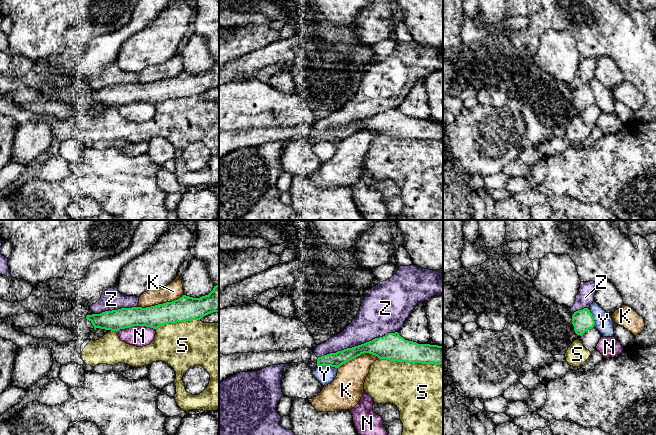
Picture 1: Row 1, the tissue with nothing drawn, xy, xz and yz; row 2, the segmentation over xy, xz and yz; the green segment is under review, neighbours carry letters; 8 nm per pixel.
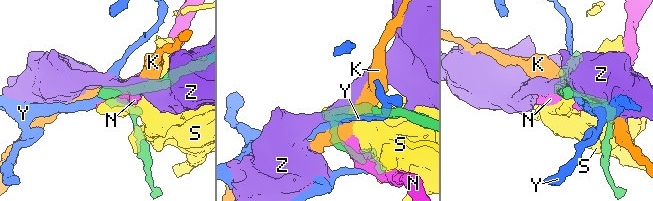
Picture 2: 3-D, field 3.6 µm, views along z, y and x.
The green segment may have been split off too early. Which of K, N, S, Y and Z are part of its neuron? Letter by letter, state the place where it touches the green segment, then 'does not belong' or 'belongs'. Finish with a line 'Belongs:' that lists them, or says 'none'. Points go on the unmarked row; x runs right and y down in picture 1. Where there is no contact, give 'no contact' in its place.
K: xy (160, 80) | does not belong
N: xy (135, 101) | does not belong
S: xz (411, 138) | does not belong
Y: xz (327, 141) | does not belong
Z: xz (358, 121) | does not belong
Belongs: none

